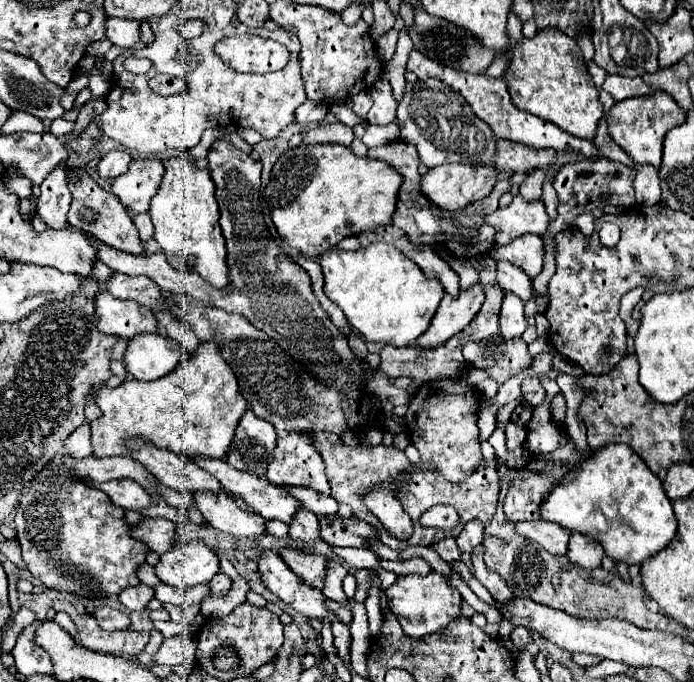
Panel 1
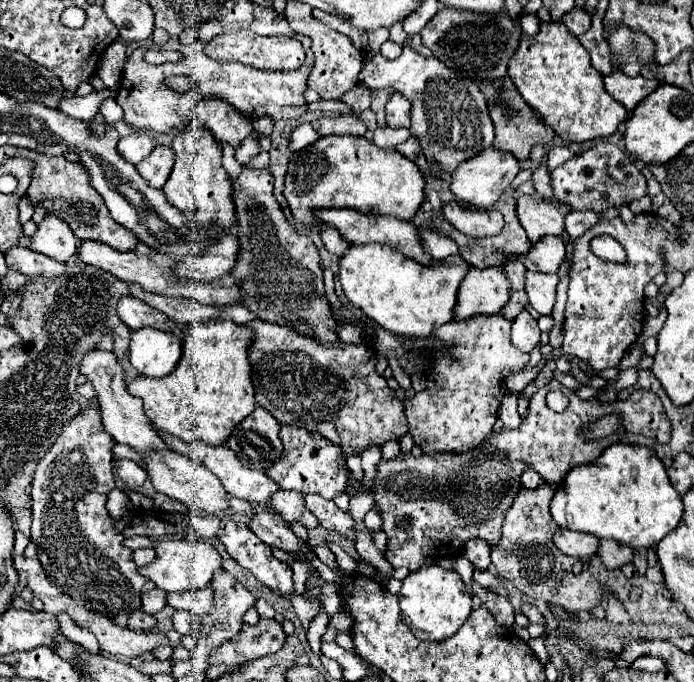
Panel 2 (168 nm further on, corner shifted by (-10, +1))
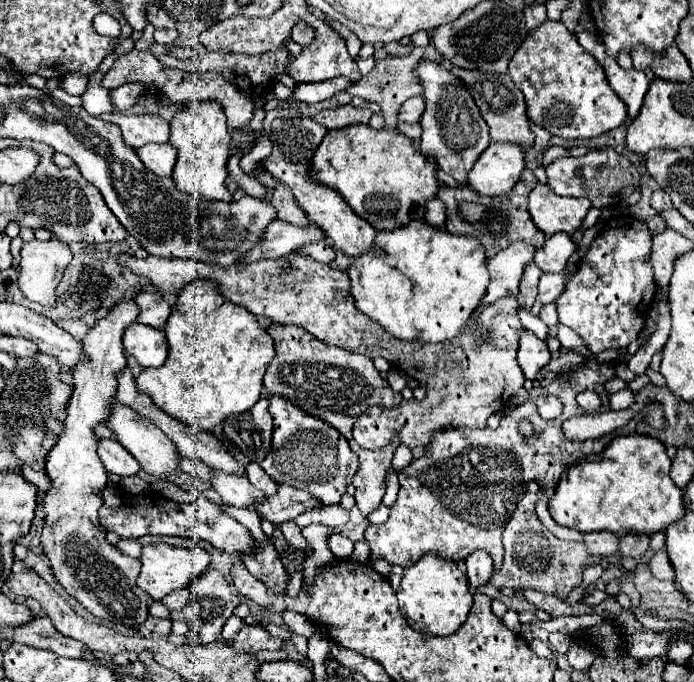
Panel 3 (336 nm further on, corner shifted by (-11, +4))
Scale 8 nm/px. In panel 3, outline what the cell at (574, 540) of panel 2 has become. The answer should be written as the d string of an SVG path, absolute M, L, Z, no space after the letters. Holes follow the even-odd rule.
M584 533L588 553L598 557L610 557L620 549L620 539L614 533Z

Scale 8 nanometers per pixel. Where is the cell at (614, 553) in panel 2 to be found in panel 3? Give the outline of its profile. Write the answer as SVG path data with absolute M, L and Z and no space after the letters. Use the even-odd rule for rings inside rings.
M622 537L620 539L620 553L624 557L634 557L634 559L640 559L650 547L650 537Z

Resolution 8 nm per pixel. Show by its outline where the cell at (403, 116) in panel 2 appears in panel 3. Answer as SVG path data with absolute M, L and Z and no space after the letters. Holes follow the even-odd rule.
M418 95L418 97L410 97L402 107L400 107L400 113L398 113L398 119L400 121L406 121L406 123L416 123L420 121L422 113L424 113L424 97Z

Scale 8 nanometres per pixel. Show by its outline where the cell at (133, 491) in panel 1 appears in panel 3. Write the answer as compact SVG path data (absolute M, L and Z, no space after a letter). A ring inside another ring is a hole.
M114 439L98 441L98 457L108 473L128 477L128 475L138 475L140 471L140 463L132 455L128 455L126 449Z

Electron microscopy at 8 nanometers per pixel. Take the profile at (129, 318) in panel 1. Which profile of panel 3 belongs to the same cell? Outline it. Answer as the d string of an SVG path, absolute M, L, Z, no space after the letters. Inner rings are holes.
M142 291L140 295L136 295L136 303L140 307L140 315L136 319L138 323L150 325L154 329L164 329L172 307L168 305L168 301L160 293Z

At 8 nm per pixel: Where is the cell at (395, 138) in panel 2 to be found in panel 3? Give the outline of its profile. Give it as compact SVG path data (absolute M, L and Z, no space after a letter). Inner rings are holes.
M400 123L400 125L398 125L398 131L404 133L406 137L412 137L414 141L420 141L420 137L422 137L422 127L420 127L420 123Z

